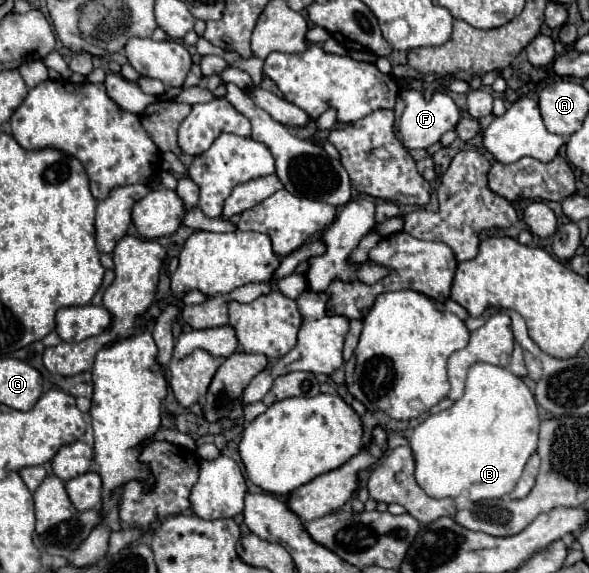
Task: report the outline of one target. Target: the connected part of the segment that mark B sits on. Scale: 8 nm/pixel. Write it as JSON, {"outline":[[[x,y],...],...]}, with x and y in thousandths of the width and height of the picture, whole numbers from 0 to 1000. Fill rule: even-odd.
{"outline":[[[805,634],[791,686],[764,714],[730,724],[696,759],[706,839],[730,867],[795,864],[798,874],[862,864],[913,770],[913,707],[893,668],[856,640]]]}

